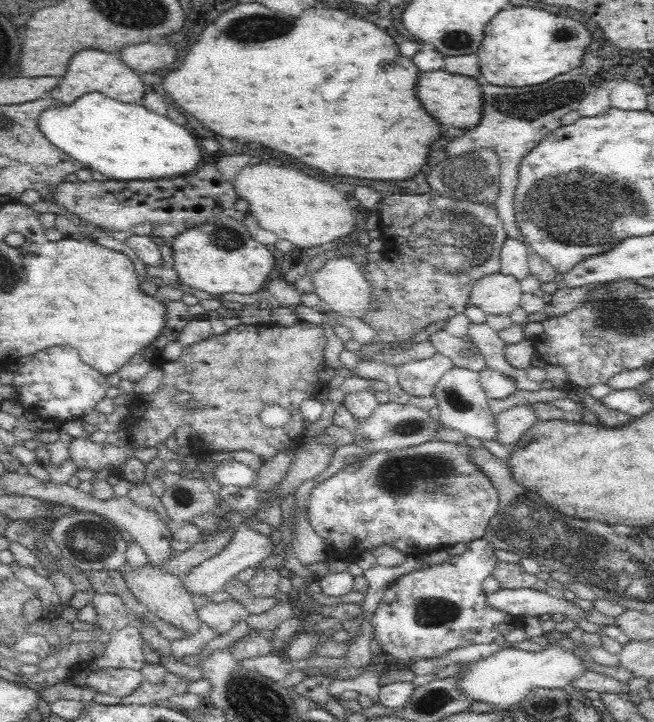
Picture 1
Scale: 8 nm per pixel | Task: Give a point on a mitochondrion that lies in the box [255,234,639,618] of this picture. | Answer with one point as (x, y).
(404, 475)

